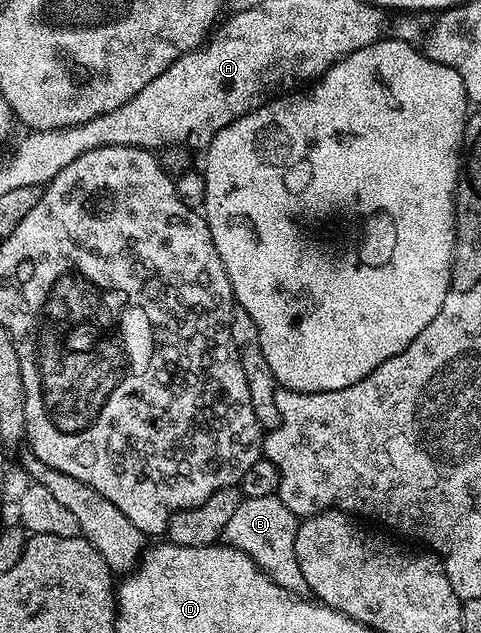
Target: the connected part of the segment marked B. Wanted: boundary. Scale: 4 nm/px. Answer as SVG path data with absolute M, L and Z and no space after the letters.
M279 494L270 497L241 498L234 517L226 524L223 542L229 547L246 553L264 572L282 589L297 593L305 590L302 569L298 569L298 561L294 553L294 537L298 526L298 517L282 505Z

